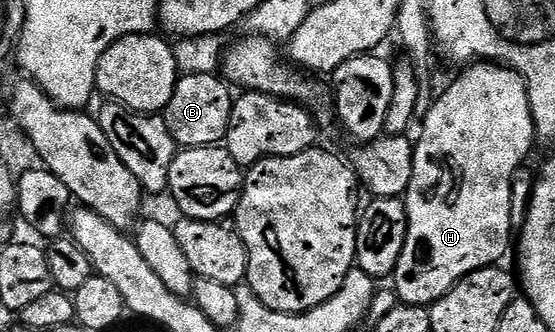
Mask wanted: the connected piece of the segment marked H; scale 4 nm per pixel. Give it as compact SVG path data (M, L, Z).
M477 61L465 66L464 71L448 88L437 94L435 103L429 111L429 115L422 120L424 128L420 131L420 140L415 140L412 152L414 153L414 177L410 177L408 194L403 196L404 207L408 211L408 228L406 229L406 241L402 245L402 257L398 257L398 265L394 272L396 279L396 295L401 304L410 307L423 307L436 303L449 289L460 279L465 279L470 273L474 273L483 267L491 267L501 262L500 258L508 251L508 246L514 243L514 223L512 227L512 181L516 178L524 158L532 151L532 146L538 143L534 117L530 109L530 97L528 86L524 84L523 77L510 67L491 61Z

